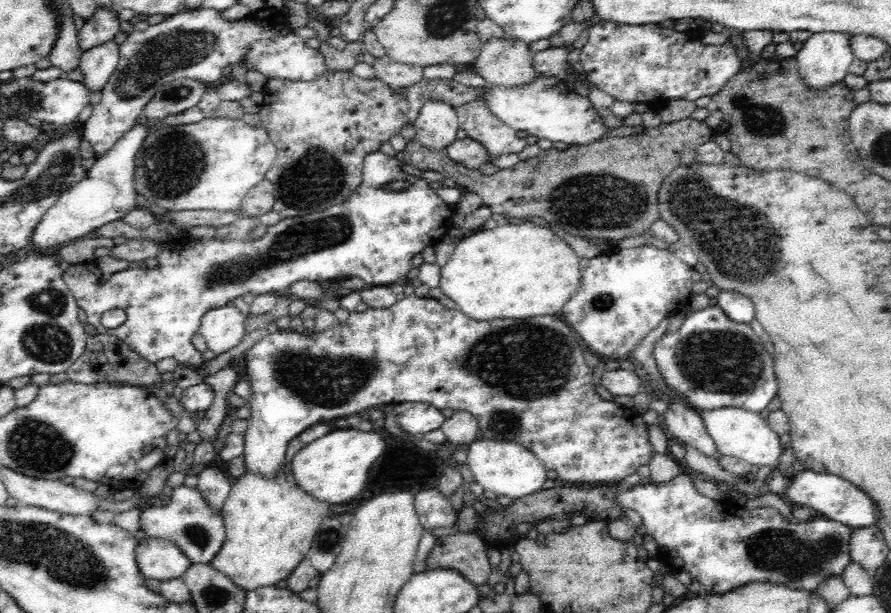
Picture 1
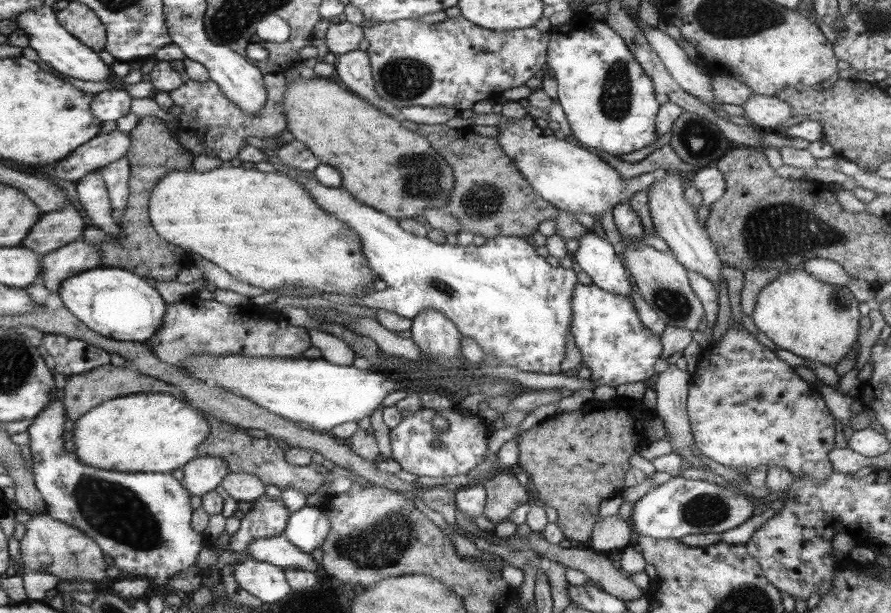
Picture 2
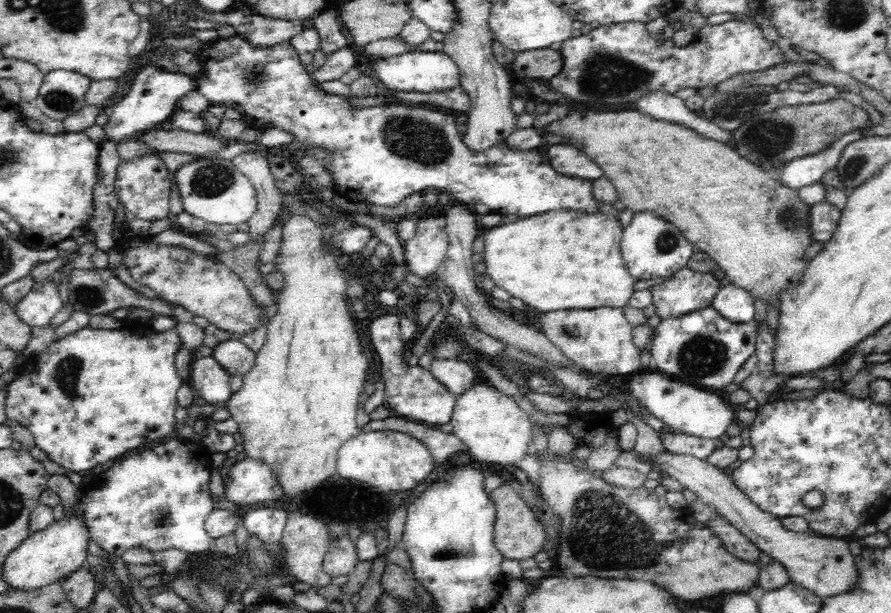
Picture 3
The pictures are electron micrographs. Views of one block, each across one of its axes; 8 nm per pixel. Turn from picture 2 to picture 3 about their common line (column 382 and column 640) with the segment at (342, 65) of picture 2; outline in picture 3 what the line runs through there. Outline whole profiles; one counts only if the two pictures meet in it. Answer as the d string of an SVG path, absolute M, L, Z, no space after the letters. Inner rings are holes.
M656 91L650 92L650 94L646 93L644 98L640 98L636 102L636 108L642 114L652 114L652 118L668 120L670 123L680 123L706 138L722 141L733 146L734 140L732 140L729 130L720 128L703 116L698 116L686 107L684 100L677 98L674 94Z

